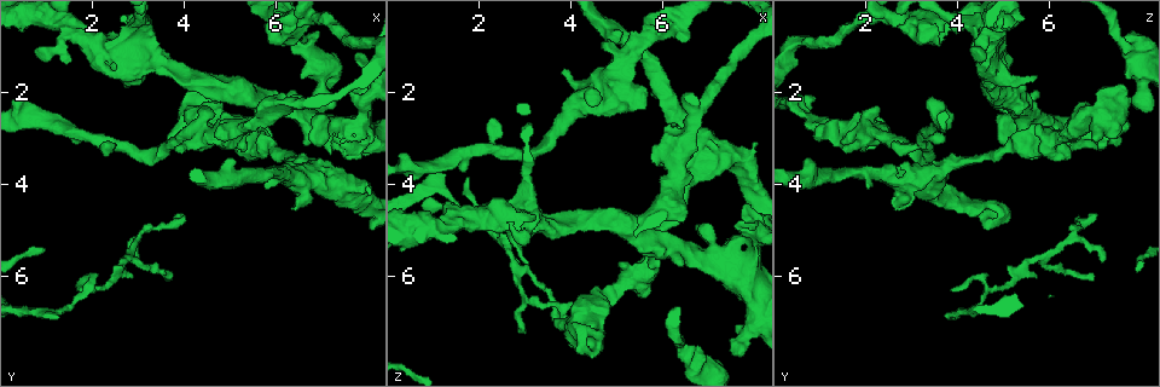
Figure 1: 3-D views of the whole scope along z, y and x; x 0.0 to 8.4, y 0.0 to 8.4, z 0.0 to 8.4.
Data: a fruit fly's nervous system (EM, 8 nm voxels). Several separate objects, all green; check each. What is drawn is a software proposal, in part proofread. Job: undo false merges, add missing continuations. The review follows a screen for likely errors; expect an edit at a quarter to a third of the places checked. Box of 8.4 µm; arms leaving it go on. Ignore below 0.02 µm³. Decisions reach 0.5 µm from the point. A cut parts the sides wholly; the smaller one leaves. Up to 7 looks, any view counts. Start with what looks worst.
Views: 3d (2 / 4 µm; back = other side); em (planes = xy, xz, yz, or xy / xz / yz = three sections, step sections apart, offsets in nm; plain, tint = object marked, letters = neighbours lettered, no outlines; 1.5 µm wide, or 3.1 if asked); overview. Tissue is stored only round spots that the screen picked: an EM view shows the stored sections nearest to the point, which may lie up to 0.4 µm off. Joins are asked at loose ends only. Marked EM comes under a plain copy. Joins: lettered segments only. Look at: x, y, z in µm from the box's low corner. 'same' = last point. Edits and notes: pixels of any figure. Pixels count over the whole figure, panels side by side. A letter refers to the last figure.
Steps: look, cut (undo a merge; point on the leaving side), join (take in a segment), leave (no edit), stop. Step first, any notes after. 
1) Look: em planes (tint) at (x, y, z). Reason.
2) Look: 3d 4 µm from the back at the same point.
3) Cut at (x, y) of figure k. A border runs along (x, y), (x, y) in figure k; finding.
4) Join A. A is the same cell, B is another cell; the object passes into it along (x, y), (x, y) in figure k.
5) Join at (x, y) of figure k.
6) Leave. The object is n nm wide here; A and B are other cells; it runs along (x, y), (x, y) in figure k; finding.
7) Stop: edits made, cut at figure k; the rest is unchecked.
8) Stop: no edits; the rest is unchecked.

Look: em planes (letters) at (6.20, 3.60, 2.70). Closes a loop.

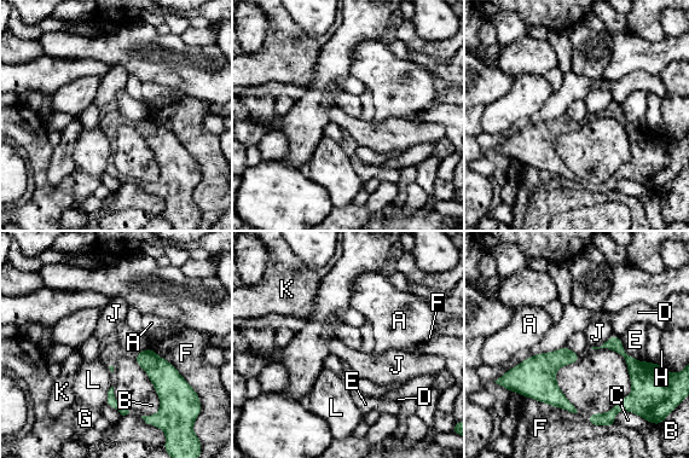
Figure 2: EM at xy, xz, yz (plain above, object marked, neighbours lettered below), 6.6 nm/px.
Leave. The longest contact is with F, 380 nm; A, B, C, D, E, F, G, H, J, K and L are other cells; continuous, no second neuron.

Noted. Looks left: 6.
Look: 3d 4 µm at (7.60, 3.50, 5.55). Branch stops here.

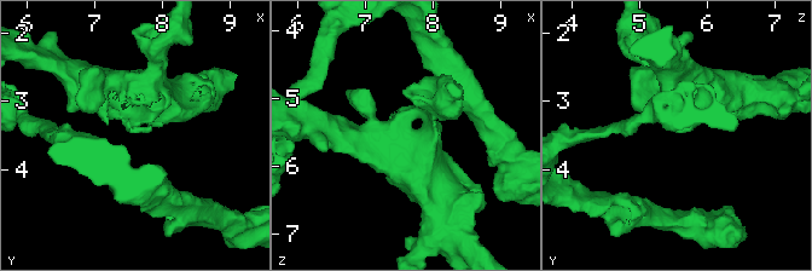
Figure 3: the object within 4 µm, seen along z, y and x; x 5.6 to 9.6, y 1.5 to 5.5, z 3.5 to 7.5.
Look: em planes (letters) at (7.70, 3.45, 5.55).

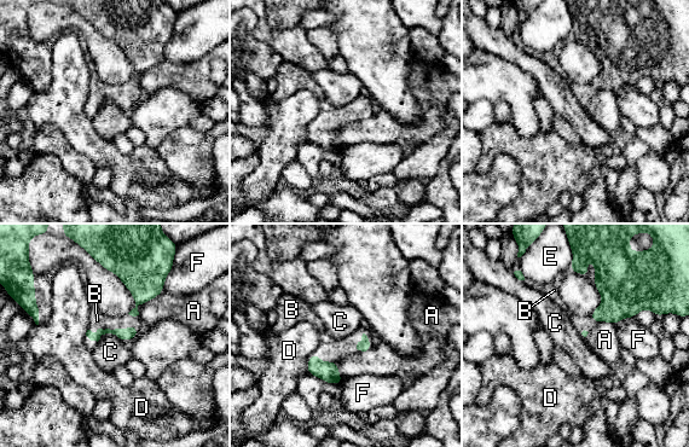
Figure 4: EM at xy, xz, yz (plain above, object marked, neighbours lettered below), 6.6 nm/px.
Join B. B is the same cell, A, C, D, E and F are other cells; the object passes into it along (131, 332), (115, 329), (97, 320) in figure 4; it goes on there.

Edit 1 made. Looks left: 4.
Look: em planes (letters) at (3.95, 4.60, 7.00). Tapers out.

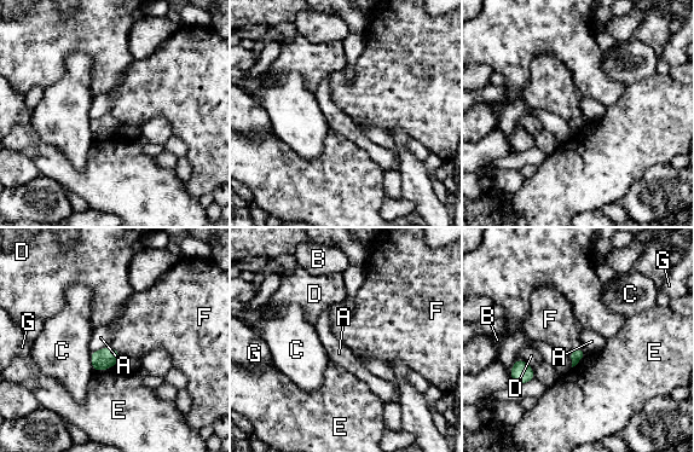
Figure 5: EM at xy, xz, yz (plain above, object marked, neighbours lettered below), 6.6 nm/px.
Leave. A, B, C, D, E, F and G are other cells; a border runs along (582, 347), (568, 353) in figure 5; none of them fits.

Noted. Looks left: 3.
Stop: edits made, join at figure 4; the rest is unchecked.

